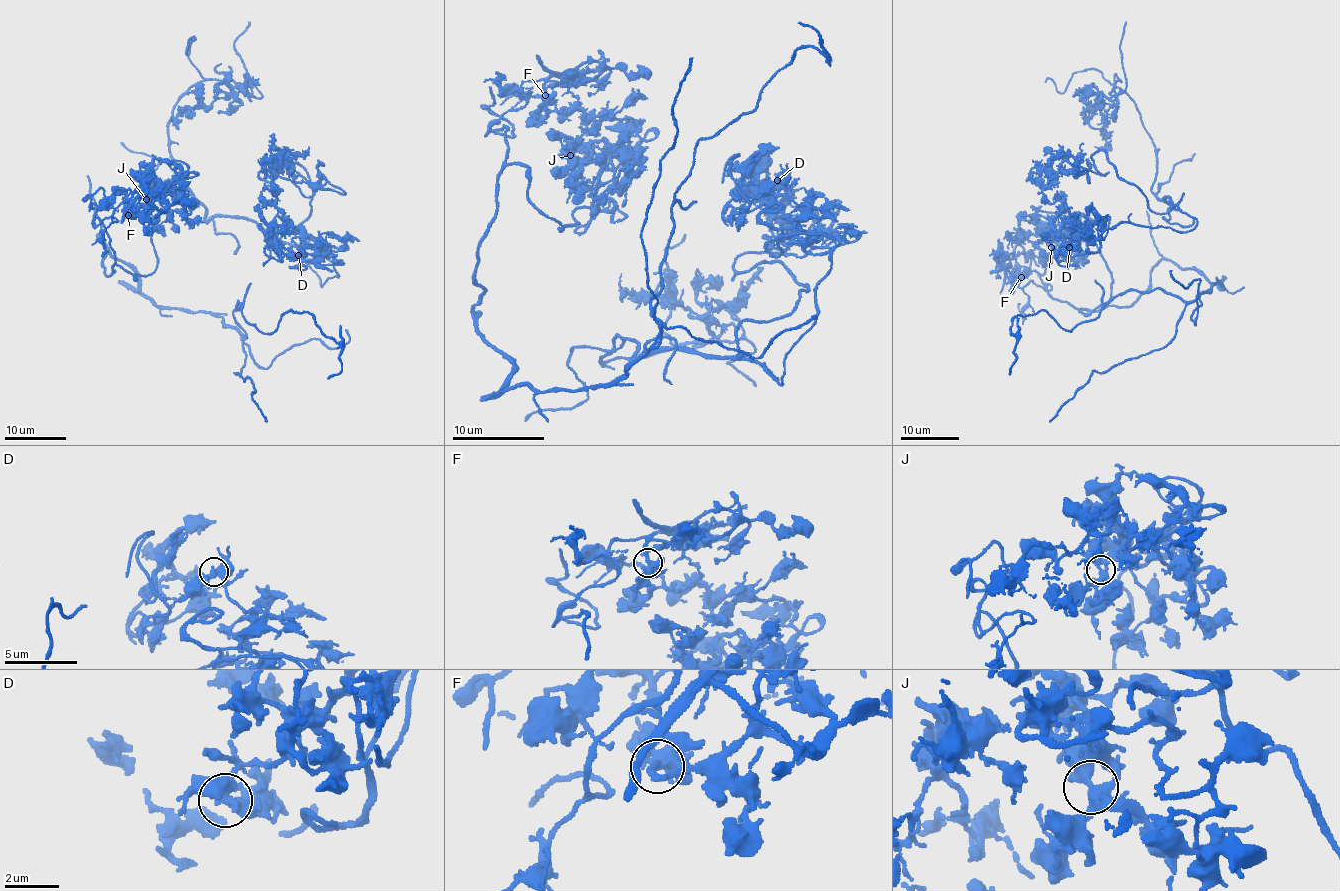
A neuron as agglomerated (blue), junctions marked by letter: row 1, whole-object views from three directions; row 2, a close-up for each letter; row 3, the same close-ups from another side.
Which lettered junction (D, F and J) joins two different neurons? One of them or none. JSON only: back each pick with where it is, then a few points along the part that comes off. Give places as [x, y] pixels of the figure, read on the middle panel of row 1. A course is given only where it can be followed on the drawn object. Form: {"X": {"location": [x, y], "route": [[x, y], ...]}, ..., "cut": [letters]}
{"cut": []}

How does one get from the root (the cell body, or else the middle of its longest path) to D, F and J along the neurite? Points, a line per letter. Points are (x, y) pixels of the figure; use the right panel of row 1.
D: (1061, 265), (1056, 255), (1085, 254), (1087, 240), (1082, 236), (1077, 244), (1068, 247)
F: (1061, 265), (1104, 303), (1225, 290), (1161, 259), (1134, 303), (1087, 311), (997, 262), (1021, 277)
J: (1061, 265), (1104, 303), (1225, 290), (1161, 259), (1134, 303), (1079, 309), (1004, 266), (1030, 232), (1051, 247)

